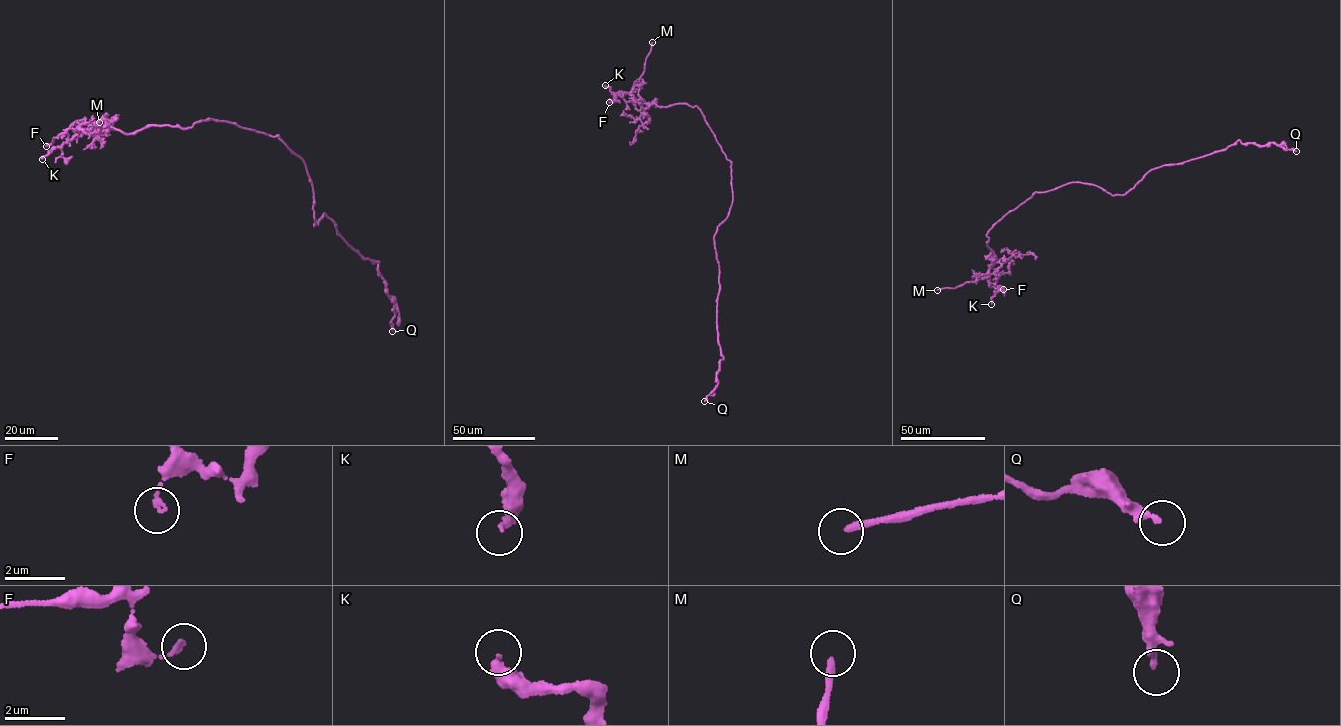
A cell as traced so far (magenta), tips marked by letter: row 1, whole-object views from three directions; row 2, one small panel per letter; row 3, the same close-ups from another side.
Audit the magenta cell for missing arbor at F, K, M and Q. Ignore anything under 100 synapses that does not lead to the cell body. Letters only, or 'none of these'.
M

